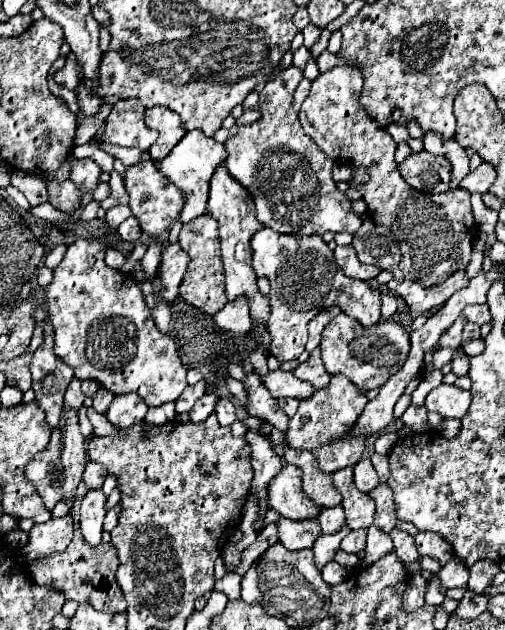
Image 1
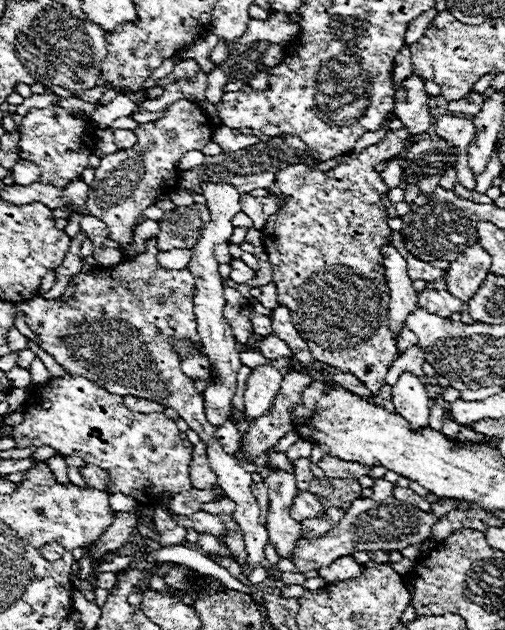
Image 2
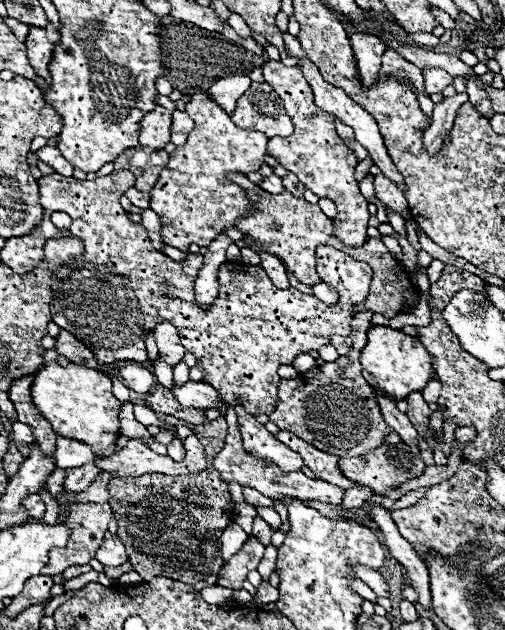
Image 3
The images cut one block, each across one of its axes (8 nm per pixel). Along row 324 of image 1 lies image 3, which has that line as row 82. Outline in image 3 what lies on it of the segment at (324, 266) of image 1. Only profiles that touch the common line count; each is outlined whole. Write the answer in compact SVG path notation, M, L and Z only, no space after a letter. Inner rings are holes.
M352 32L352 50L360 70L362 84L370 86L380 74L380 58L386 52L386 46L374 34ZM266 62L262 66L266 82L274 88L274 92L284 100L284 108L294 122L294 132L288 138L272 138L268 142L268 154L276 158L288 172L294 172L304 186L308 186L320 198L334 200L338 214L332 218L334 236L348 246L360 246L366 240L368 228L368 200L360 194L358 182L354 178L356 156L354 152L336 136L334 116L320 110L314 104L314 96L310 94L310 84L302 76L300 66L284 66L282 62Z

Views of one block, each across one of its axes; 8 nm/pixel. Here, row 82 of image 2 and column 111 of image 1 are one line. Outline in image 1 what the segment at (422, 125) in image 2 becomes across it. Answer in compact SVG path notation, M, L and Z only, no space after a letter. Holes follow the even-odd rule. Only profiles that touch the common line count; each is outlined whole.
M122 394L122 396L116 396L108 406L106 418L116 428L130 428L136 422L142 422L146 412L148 412L148 406L138 394Z

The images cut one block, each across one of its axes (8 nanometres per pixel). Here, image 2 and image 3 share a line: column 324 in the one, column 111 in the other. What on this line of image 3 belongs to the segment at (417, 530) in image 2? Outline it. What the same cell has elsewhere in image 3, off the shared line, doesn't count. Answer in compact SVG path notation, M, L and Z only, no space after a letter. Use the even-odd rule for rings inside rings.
M106 532L106 538L104 538L100 550L96 552L96 560L102 562L104 566L120 566L120 564L124 564L128 558L126 558L124 544L120 542L120 538Z

